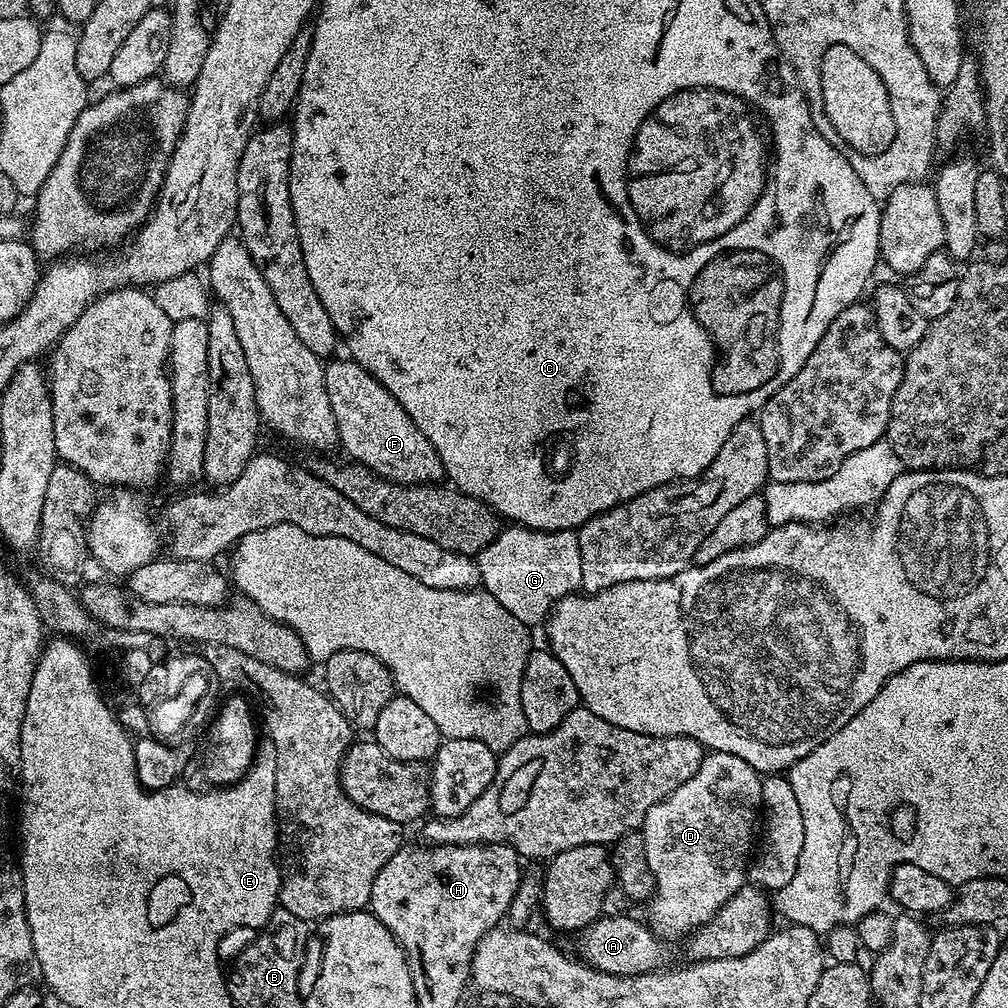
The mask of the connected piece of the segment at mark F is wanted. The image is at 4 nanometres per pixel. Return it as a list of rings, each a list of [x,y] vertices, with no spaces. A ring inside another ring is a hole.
[[[343,358],[344,360],[336,359],[329,359],[324,364],[324,385],[326,386],[326,395],[330,398],[330,410],[334,410],[334,418],[338,426],[338,434],[340,435],[339,447],[341,449],[345,448],[352,455],[349,457],[355,463],[365,464],[371,472],[395,484],[431,484],[433,482],[443,481],[445,479],[444,467],[442,466],[442,460],[438,458],[438,450],[434,450],[434,446],[430,446],[430,438],[426,438],[426,434],[422,434],[422,430],[418,430],[418,426],[414,426],[410,414],[406,414],[406,410],[402,410],[402,406],[398,406],[398,398],[394,398],[394,394],[390,394],[390,390],[383,388],[365,368],[358,366],[355,360],[351,358]]]

